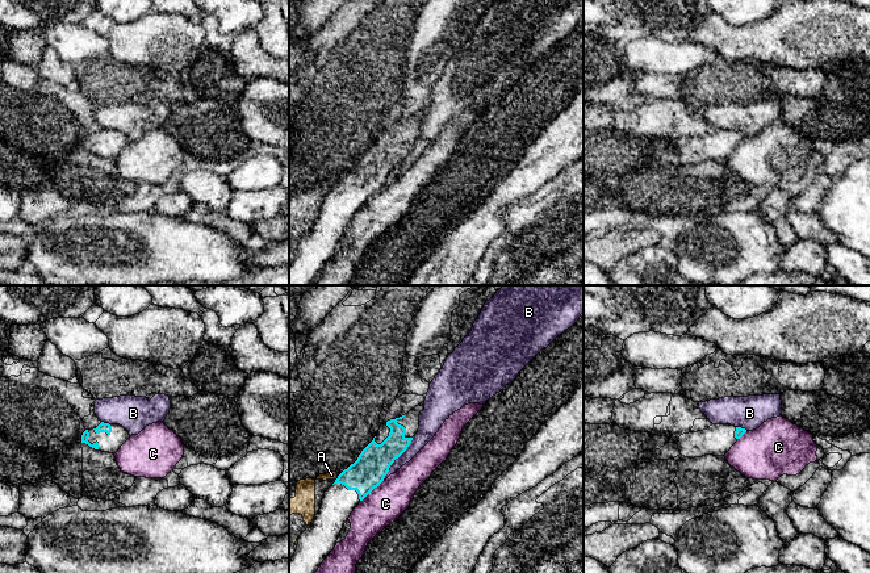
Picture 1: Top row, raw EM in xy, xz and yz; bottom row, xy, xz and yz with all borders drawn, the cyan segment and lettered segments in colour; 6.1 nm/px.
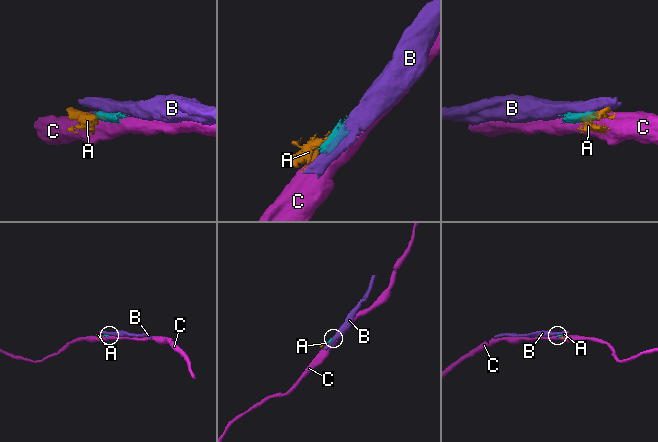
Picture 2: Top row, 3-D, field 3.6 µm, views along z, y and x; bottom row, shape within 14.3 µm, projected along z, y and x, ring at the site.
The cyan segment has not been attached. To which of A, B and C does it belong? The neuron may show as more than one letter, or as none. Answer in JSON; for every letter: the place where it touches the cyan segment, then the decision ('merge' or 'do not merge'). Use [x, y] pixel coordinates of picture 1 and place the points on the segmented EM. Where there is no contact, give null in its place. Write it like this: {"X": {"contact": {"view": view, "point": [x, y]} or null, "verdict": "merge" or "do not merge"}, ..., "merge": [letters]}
{"A": {"contact": {"view": "xz", "point": [337, 479]}, "verdict": "do not merge"}, "B": {"contact": {"view": "xz", "point": [396, 458]}, "verdict": "do not merge"}, "C": {"contact": {"view": "xz", "point": [371, 490]}, "verdict": "do not merge"}, "merge": []}

